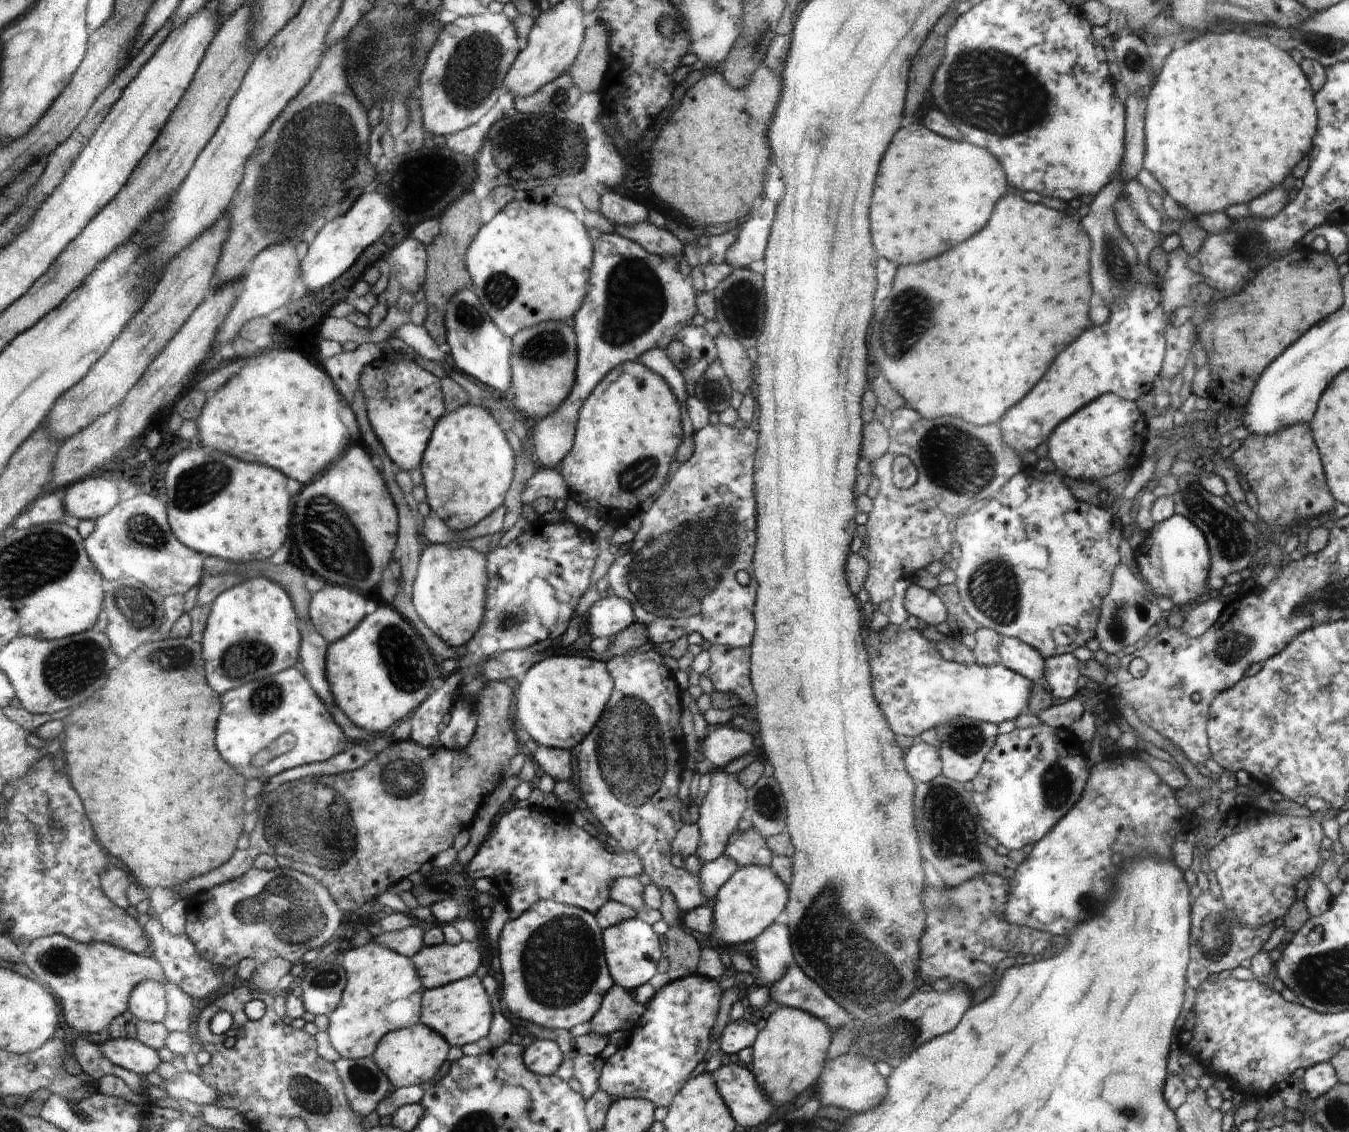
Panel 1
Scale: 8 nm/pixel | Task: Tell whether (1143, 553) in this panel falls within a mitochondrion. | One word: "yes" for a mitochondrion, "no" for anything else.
no

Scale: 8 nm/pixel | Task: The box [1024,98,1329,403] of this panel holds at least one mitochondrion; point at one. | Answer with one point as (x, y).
(1118, 264)

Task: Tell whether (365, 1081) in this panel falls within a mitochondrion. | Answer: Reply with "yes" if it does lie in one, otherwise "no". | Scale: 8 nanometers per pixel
yes

